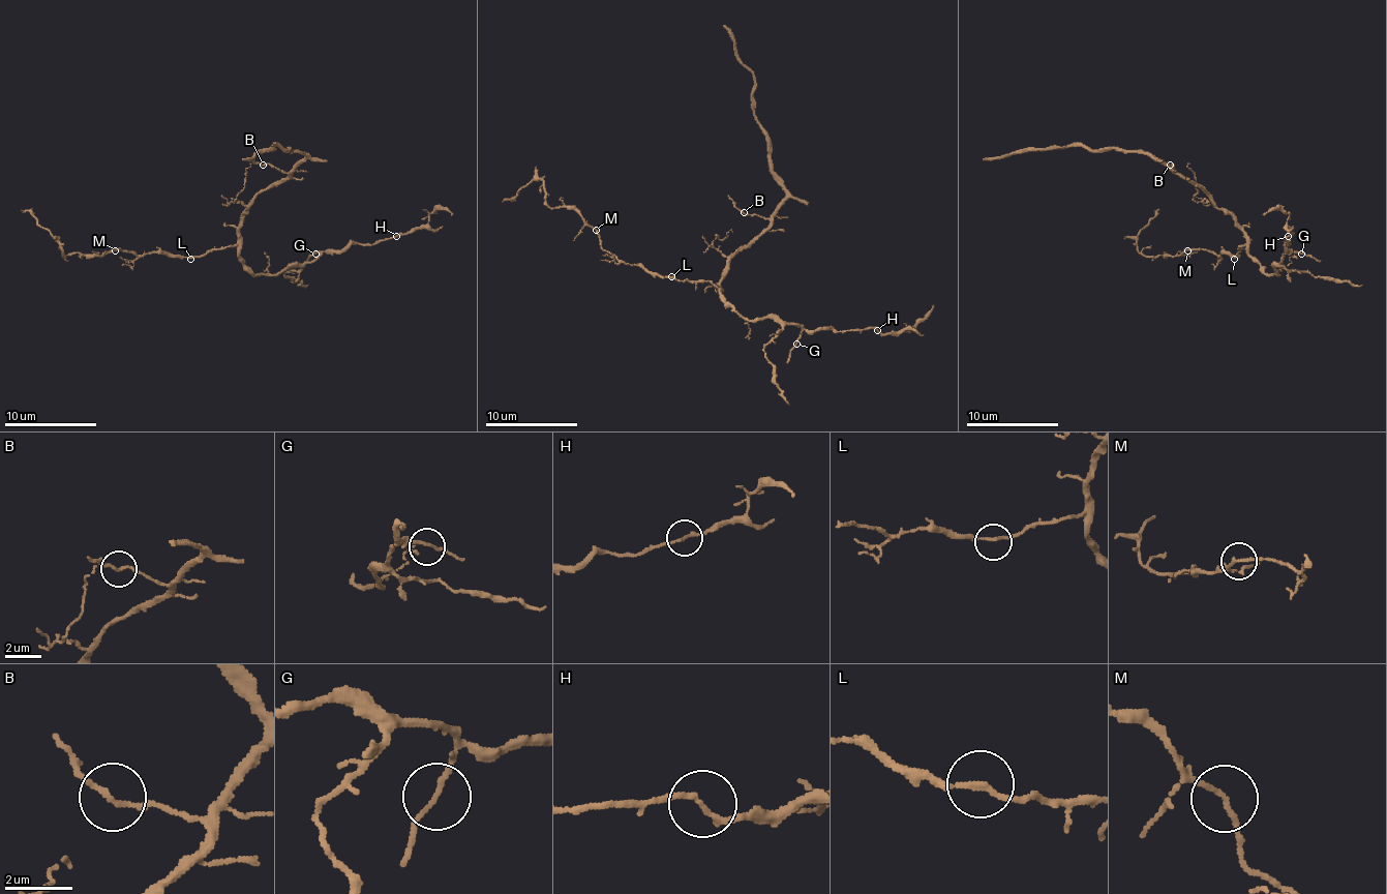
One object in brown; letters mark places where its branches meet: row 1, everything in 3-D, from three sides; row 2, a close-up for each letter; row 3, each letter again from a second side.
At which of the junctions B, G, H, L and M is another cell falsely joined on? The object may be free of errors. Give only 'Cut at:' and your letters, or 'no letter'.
Cut at: no letter

